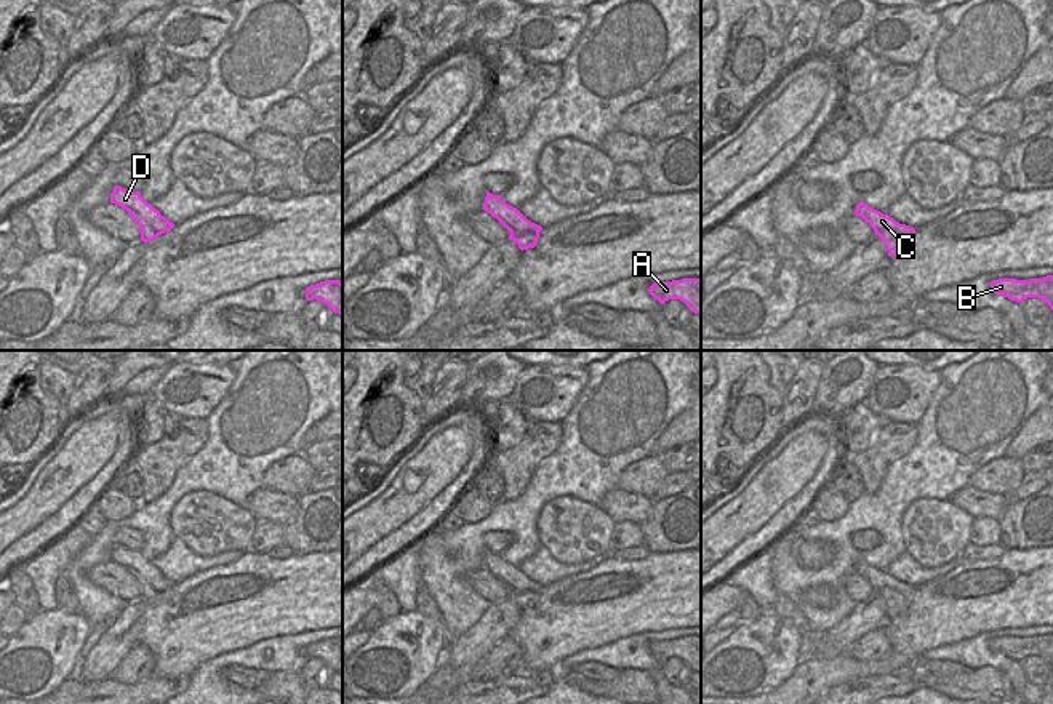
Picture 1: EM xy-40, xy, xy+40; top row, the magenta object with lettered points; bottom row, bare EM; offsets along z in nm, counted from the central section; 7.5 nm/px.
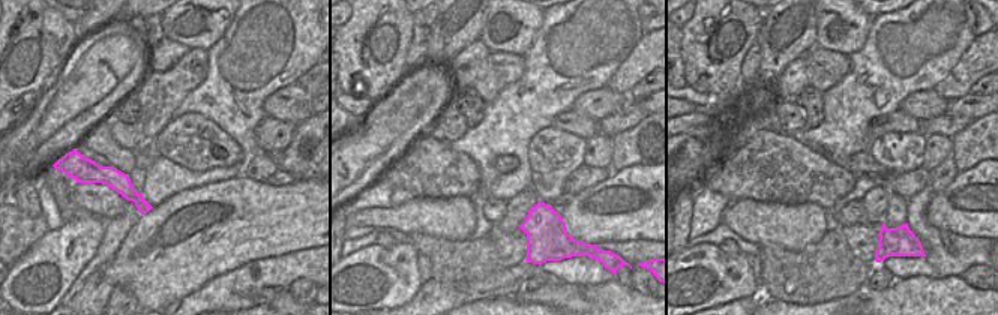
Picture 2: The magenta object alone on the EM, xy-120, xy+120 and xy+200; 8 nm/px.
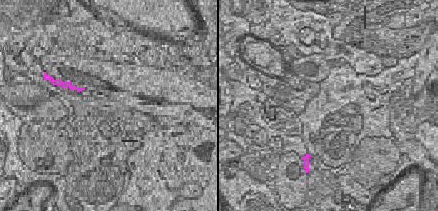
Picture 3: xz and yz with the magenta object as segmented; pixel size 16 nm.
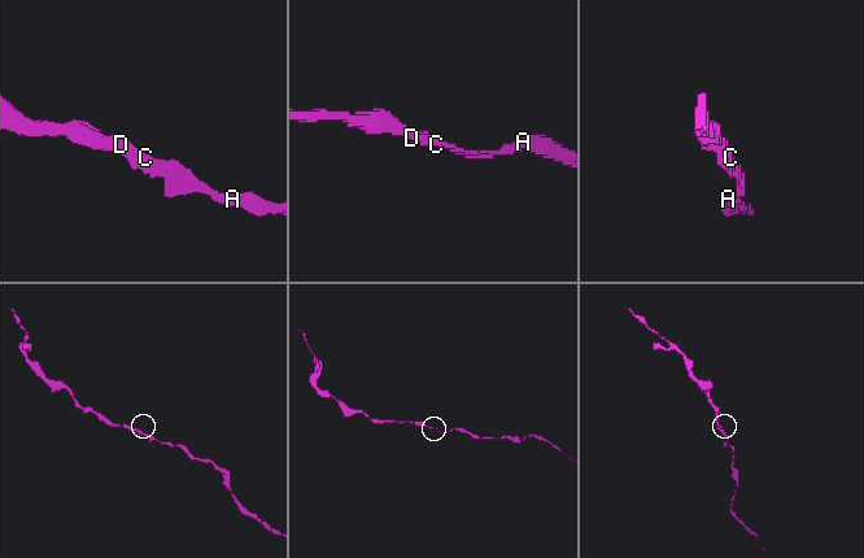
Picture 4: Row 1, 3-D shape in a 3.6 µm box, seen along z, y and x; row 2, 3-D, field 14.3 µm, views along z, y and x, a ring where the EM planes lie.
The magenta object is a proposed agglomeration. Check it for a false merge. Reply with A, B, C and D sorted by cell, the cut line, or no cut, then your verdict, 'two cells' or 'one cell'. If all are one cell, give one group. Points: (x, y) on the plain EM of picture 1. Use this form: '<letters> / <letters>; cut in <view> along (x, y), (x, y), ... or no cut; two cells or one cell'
A B C D; no cut; one cell

